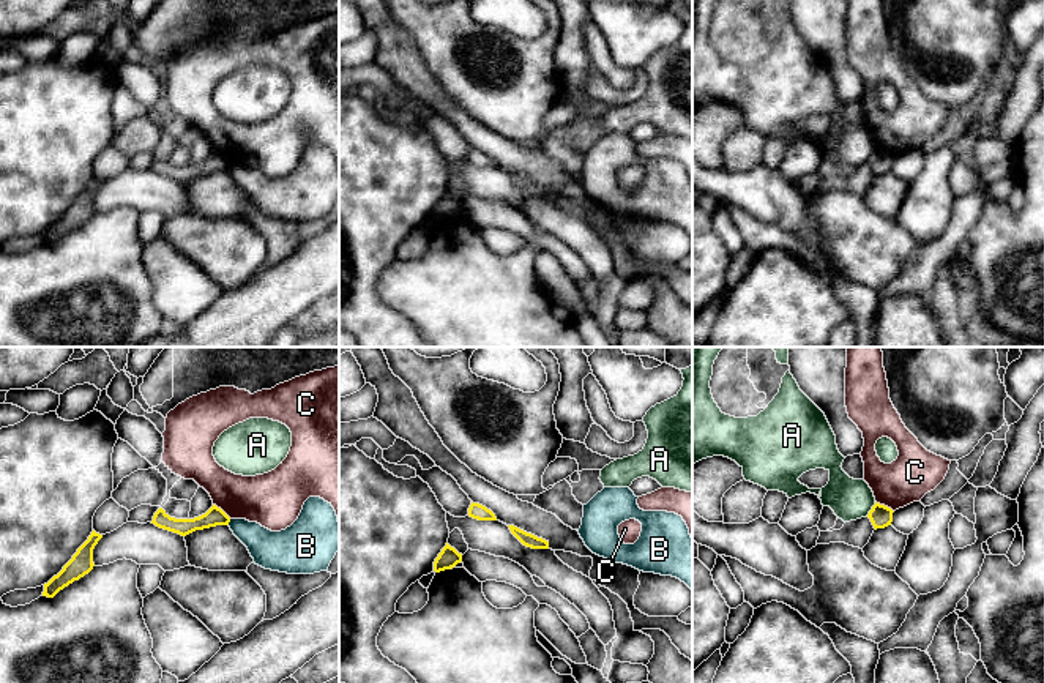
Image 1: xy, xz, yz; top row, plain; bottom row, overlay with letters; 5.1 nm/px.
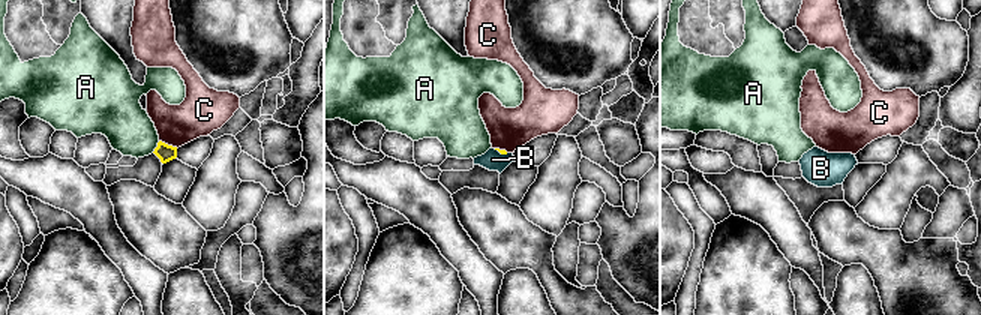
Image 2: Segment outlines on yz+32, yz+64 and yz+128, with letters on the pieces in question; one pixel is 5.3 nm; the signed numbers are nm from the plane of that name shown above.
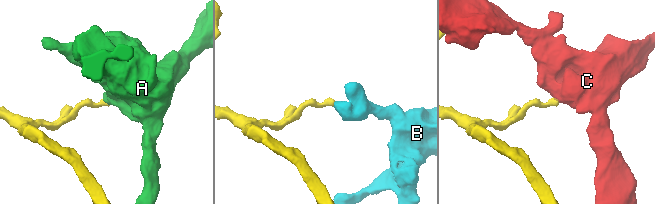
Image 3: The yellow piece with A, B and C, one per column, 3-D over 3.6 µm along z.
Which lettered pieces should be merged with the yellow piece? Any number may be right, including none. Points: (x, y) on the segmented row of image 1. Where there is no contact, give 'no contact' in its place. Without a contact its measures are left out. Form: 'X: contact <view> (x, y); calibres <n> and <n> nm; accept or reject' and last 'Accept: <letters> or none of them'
A: contact yz (872, 508); calibres 120 and 220 nm; reject
B: contact xy (229, 521); calibres 100 and 190 nm; reject
C: contact yz (883, 505); calibres 120 and 240 nm; reject
Accept: none of them

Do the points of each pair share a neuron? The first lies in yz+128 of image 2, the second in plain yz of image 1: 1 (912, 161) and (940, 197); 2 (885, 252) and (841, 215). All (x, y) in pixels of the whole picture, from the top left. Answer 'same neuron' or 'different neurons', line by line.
1: same neuron
2: same neuron

